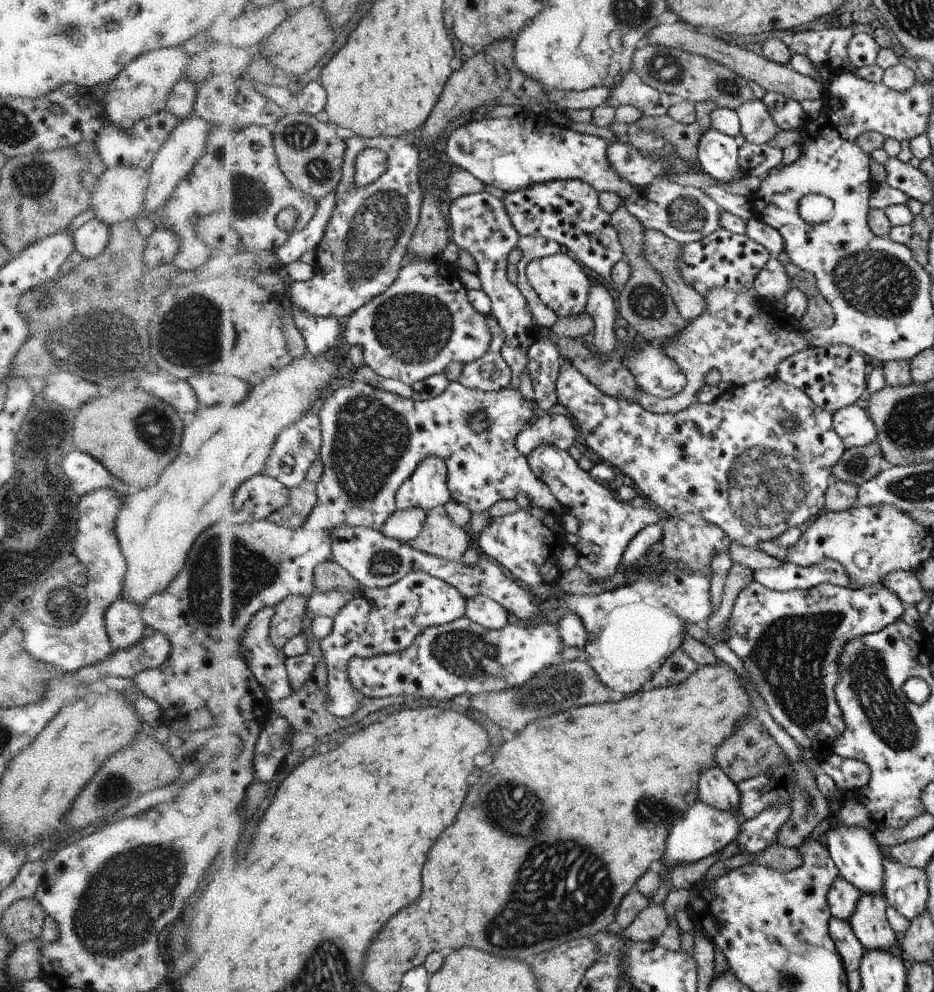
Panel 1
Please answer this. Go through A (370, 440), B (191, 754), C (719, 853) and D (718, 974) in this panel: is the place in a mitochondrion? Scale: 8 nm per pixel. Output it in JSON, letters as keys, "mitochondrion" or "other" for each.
{"A":"mitochondrion","B":"mitochondrion","C":"other","D":"other"}

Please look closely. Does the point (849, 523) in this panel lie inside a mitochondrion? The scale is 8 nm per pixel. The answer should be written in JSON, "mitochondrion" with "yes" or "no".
{"mitochondrion":"no"}

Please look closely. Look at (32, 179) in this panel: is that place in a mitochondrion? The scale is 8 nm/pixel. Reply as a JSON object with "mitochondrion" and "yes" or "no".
{"mitochondrion":"yes"}

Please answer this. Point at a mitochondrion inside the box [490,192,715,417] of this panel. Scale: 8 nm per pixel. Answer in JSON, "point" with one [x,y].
{"point":[646,301]}

